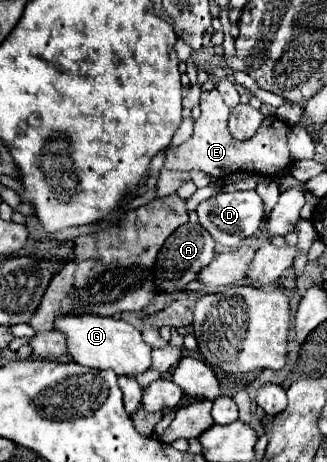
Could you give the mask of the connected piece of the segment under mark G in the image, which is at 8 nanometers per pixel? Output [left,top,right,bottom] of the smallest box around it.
[55,314,151,376]

